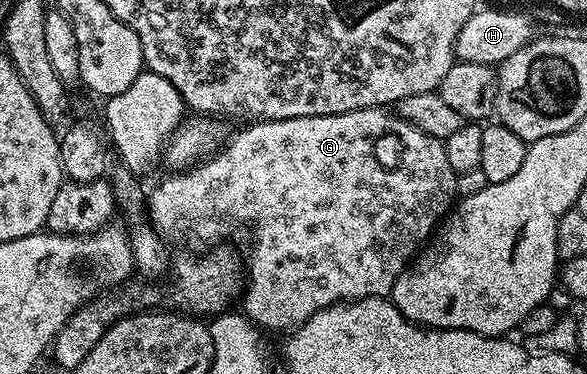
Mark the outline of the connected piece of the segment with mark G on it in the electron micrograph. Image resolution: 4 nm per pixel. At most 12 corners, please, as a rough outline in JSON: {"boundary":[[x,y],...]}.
{"boundary":[[385,108],[254,121],[147,194],[249,230],[243,314],[392,295],[457,198]]}

